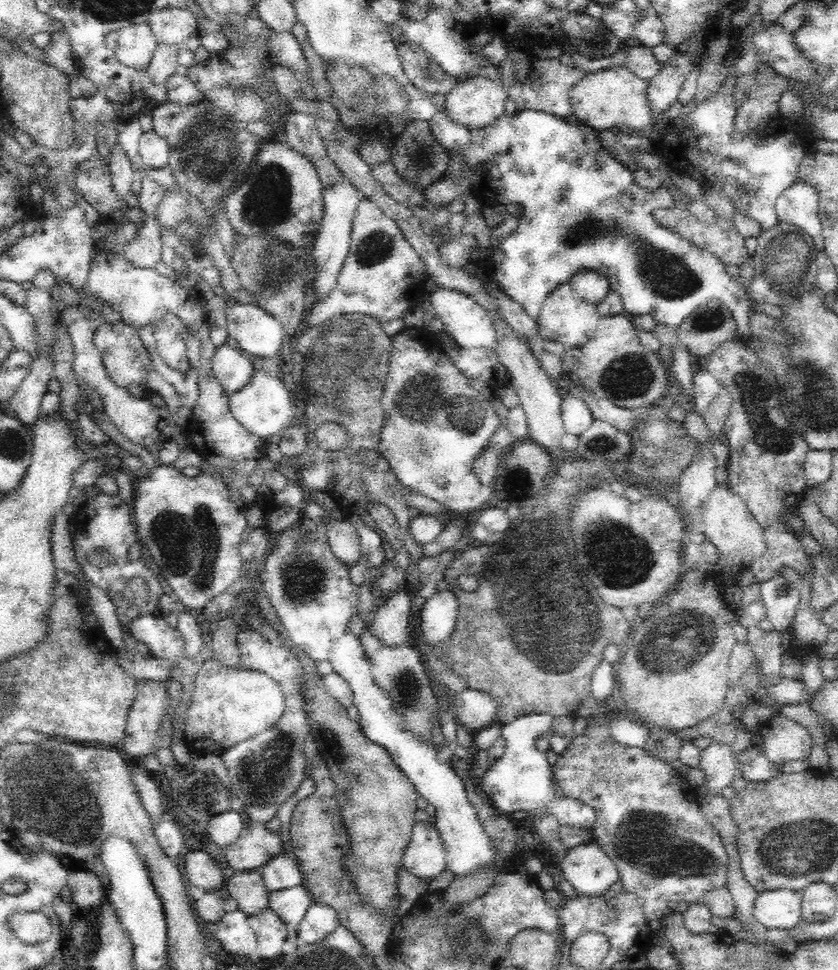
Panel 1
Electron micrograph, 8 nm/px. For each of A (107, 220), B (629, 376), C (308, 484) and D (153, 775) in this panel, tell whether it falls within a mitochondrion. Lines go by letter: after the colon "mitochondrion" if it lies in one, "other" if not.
A: other
B: mitochondrion
C: other
D: other

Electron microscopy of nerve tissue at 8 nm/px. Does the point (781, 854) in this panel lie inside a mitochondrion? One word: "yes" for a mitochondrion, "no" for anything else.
yes

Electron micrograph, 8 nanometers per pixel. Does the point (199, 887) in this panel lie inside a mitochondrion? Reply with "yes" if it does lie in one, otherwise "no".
no

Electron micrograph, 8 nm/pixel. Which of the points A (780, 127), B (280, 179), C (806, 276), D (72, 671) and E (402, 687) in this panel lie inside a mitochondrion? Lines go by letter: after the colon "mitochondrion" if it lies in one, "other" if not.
A: other
B: mitochondrion
C: mitochondrion
D: other
E: mitochondrion

